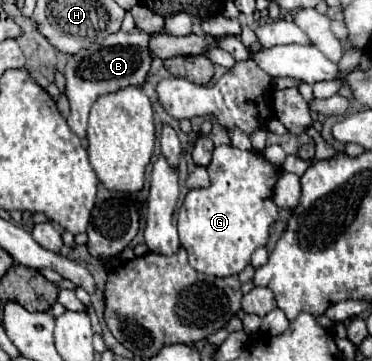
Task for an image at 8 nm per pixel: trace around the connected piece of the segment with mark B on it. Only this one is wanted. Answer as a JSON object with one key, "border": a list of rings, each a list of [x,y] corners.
{"border":[[[135,28],[133,32],[115,32],[109,34],[99,46],[93,44],[89,48],[83,48],[81,52],[73,54],[65,66],[65,96],[69,98],[71,104],[71,114],[69,114],[69,128],[79,136],[85,138],[85,128],[87,128],[87,116],[93,106],[93,102],[105,94],[119,92],[129,86],[141,88],[147,80],[153,56],[149,48],[149,40],[155,34],[143,32]]]}

